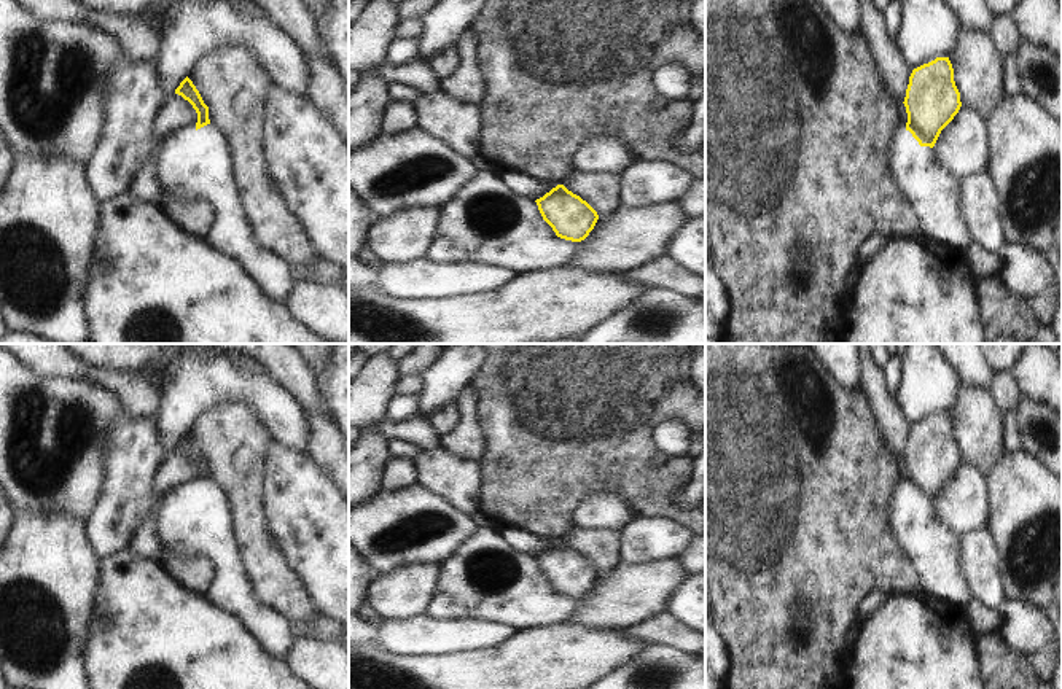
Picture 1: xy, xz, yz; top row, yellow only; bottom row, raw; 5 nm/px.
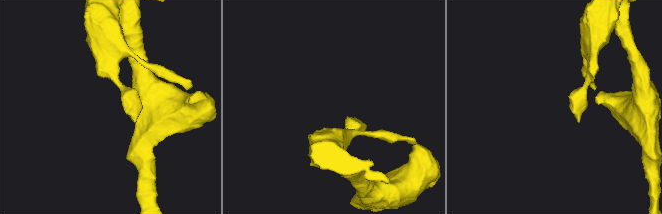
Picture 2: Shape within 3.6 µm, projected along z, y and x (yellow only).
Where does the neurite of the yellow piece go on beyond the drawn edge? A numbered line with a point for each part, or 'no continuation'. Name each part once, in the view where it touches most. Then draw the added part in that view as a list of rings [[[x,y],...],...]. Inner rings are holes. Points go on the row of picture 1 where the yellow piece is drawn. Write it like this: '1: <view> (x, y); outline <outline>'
no continuation

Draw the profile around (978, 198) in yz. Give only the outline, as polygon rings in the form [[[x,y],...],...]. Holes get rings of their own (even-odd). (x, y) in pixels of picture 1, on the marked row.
[[[987,170],[959,181],[959,202],[971,240],[998,253],[1005,245],[1005,234],[998,215],[998,193]]]

